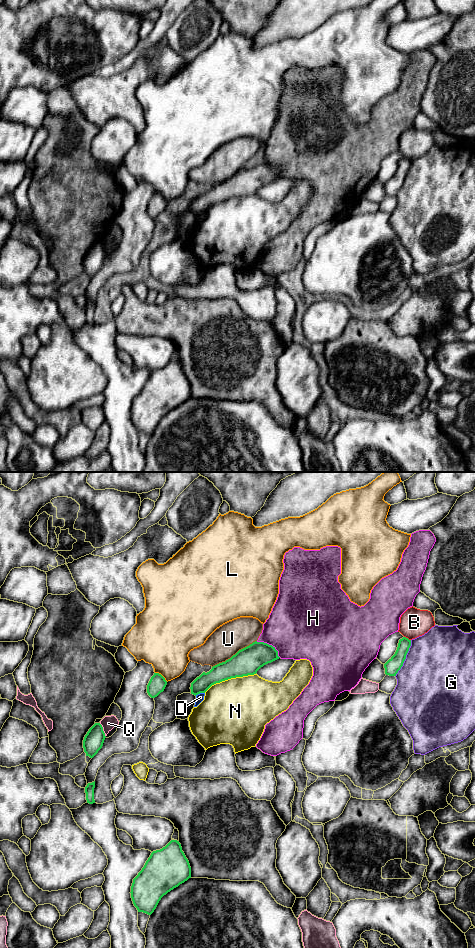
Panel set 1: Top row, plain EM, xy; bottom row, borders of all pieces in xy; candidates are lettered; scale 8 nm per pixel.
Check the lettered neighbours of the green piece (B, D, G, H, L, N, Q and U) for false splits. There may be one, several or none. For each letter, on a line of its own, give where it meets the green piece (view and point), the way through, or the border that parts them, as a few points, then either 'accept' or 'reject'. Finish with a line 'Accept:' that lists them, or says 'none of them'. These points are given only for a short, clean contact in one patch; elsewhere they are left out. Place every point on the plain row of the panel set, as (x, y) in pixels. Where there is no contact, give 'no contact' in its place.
B: meets green in xy at (407, 158); reject
D: meets green in xy at (199, 213); border along xy (204, 212), (195, 215); reject
G: meets green in xy at (405, 178); reject
H: meets green in xy at (270, 165); reject
L: meets green in xy at (161, 195); reject
N: meets green in xy at (229, 198); reject
Q: meets green in xy at (102, 250); reject
U: meets green in xy at (235, 174); reject
Accept: none of them

